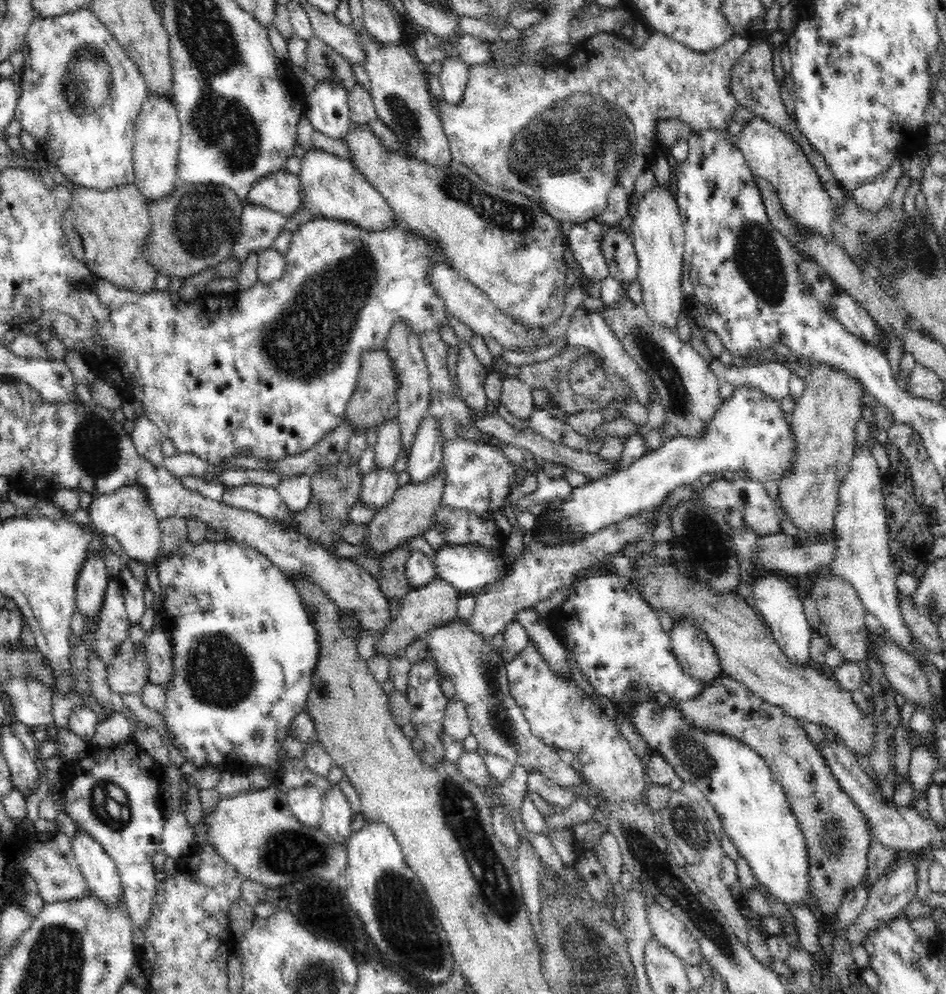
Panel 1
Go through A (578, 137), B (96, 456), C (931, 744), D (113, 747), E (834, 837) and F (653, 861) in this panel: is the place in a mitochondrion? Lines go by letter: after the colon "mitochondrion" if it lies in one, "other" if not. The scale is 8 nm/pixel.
A: mitochondrion
B: mitochondrion
C: other
D: other
E: mitochondrion
F: mitochondrion

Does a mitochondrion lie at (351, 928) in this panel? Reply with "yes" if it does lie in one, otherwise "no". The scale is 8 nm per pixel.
no

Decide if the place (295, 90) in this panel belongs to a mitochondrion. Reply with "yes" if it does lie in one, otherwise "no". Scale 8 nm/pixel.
no

